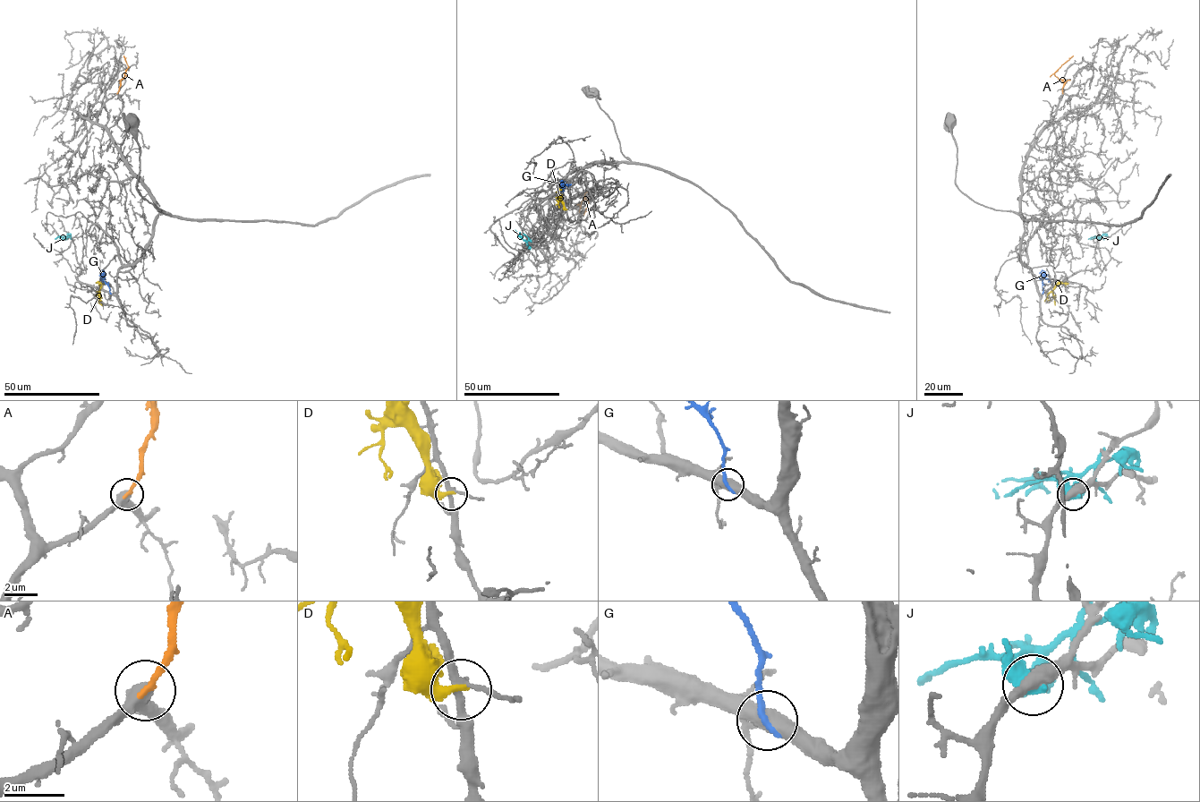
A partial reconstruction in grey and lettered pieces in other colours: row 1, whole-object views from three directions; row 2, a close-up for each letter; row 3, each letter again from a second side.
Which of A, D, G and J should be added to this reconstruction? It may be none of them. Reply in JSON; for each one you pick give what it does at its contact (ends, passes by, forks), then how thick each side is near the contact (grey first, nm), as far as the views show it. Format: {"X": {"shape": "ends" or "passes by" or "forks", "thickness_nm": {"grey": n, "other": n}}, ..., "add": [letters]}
{"A": {"shape": "ends", "thickness_nm": {"grey": 460, "other": 240}}, "add": ["A"]}

